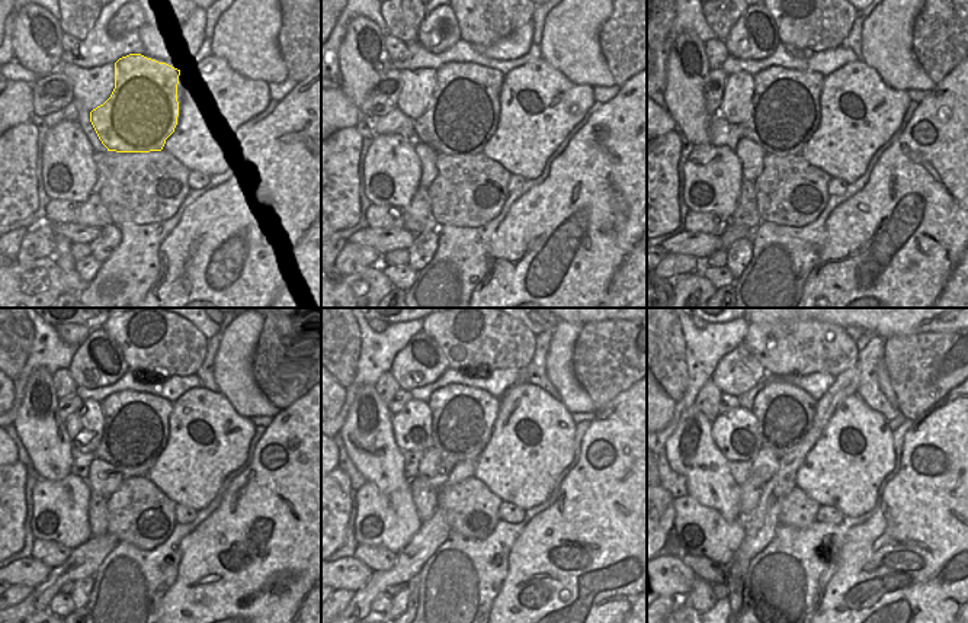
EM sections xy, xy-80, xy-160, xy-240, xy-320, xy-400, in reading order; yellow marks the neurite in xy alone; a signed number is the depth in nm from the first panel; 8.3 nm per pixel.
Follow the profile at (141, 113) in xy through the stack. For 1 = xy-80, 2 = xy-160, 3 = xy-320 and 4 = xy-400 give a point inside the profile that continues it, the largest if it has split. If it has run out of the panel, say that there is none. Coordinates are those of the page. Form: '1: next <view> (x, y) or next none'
1: next xy-80 (462, 115)
2: next xy-160 (785, 113)
3: next xy-320 (464, 417)
4: next xy-400 (785, 413)

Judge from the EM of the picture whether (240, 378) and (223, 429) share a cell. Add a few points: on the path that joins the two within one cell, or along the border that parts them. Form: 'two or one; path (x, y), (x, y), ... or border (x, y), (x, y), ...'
two; border (218, 391), (240, 414), (250, 418)

